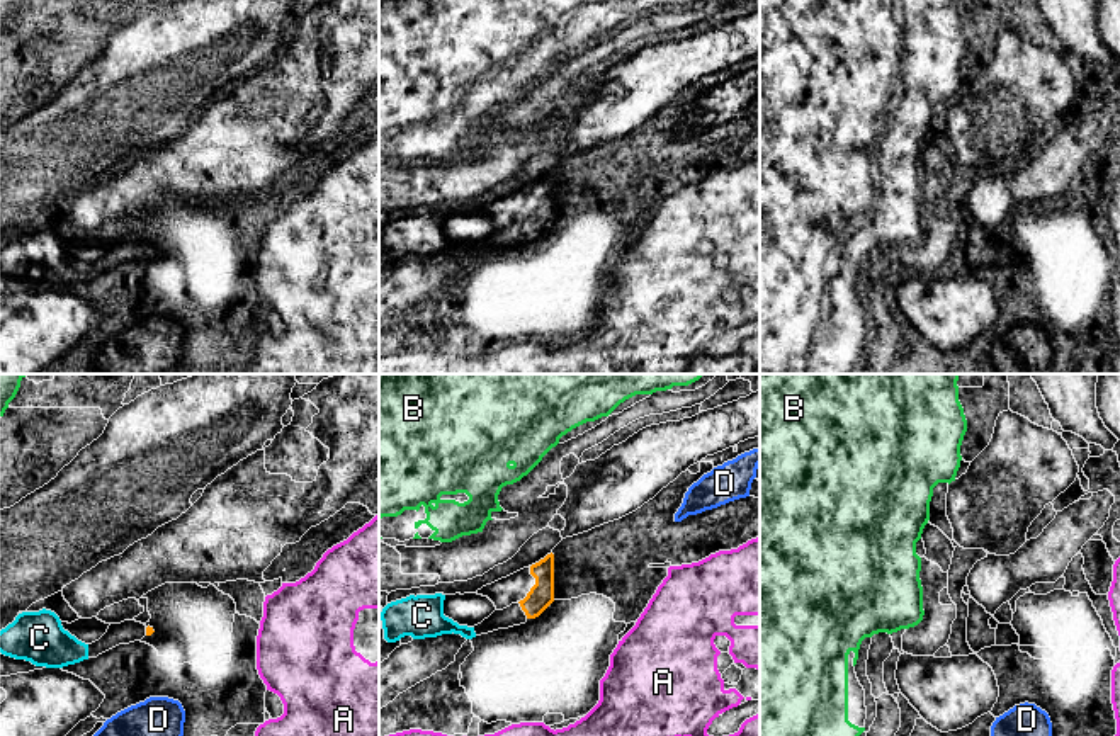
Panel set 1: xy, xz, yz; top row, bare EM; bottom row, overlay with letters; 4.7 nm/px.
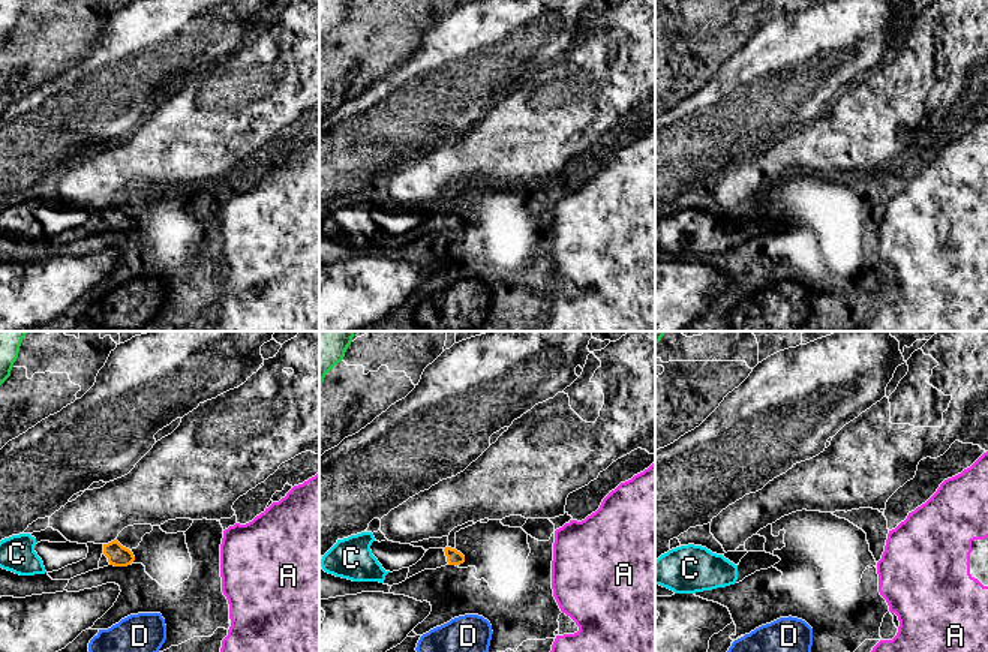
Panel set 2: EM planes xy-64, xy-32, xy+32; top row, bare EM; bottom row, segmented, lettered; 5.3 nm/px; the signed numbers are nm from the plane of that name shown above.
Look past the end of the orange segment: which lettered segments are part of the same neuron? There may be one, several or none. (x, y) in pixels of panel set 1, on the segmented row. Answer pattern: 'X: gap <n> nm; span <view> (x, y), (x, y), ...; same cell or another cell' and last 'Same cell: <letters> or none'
A: gap 360 nm; span xz (553, 600), (619, 641); another cell
B: gap 280 nm; span xz (531, 566), (481, 531); another cell
C: gap 240 nm; span xz (520, 605), (473, 628); same cell
D: gap 300 nm; span xy (150, 634), (150, 697); another cell
Same cell: C

